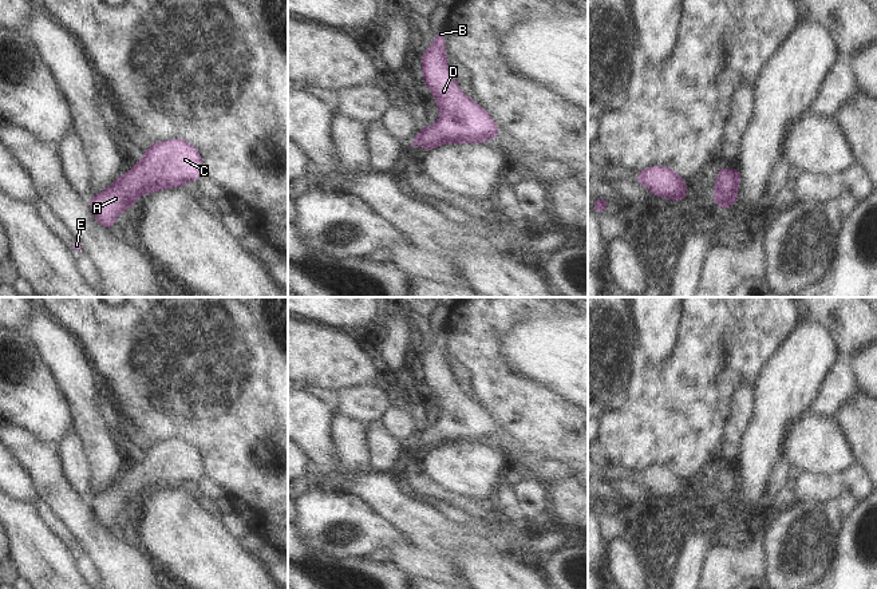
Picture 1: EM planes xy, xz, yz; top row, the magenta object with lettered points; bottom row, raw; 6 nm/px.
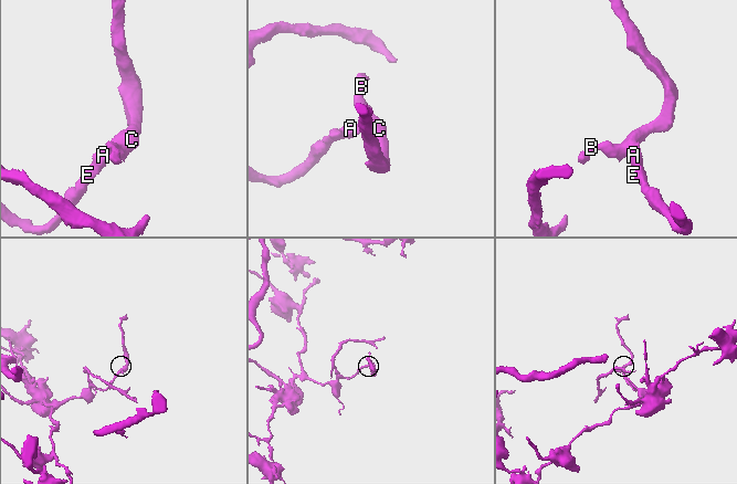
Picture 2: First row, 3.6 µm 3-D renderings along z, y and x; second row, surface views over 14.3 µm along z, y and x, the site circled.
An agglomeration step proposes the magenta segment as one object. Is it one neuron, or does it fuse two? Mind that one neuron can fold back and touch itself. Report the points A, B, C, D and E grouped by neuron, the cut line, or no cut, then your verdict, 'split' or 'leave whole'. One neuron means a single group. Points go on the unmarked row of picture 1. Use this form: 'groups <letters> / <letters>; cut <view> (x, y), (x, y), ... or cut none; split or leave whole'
groups A B C D E; cut none; leave whole

